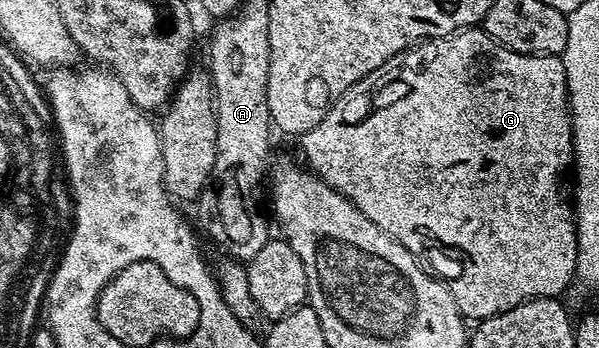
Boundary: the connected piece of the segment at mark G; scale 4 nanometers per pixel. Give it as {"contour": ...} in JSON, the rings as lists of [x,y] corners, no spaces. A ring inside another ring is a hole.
{"contour":[[[482,28],[457,30],[455,34],[443,38],[428,38],[427,41],[429,45],[416,54],[418,58],[414,56],[414,60],[426,60],[426,72],[424,68],[418,68],[422,70],[422,76],[426,76],[424,78],[426,88],[420,90],[424,92],[424,96],[406,96],[408,92],[404,86],[406,84],[404,72],[408,72],[408,68],[394,74],[393,60],[390,60],[388,72],[386,68],[376,68],[376,72],[352,84],[348,92],[344,92],[342,99],[330,107],[324,120],[316,124],[316,128],[301,135],[303,154],[301,157],[305,165],[333,190],[343,194],[352,204],[356,204],[356,208],[360,208],[360,212],[364,212],[364,216],[368,216],[368,220],[376,224],[376,228],[388,232],[388,236],[404,244],[404,248],[408,248],[415,256],[421,256],[425,265],[437,277],[448,283],[463,318],[467,320],[491,318],[533,298],[562,296],[569,288],[570,281],[573,283],[576,278],[574,269],[578,259],[578,231],[574,225],[571,182],[574,165],[574,126],[570,123],[570,97],[561,57],[556,54],[521,54],[509,50],[507,46],[501,46],[499,42],[494,41]],[[438,50],[444,52],[444,68],[436,68],[434,60]]]}

